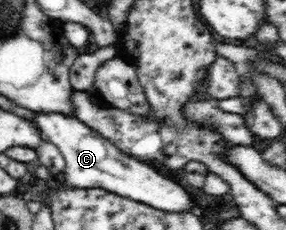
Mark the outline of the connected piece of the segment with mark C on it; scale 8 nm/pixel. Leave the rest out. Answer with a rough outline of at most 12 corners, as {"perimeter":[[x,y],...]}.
{"perimeter":[[33,113],[66,162],[65,186],[167,213],[196,203],[74,115]]}

